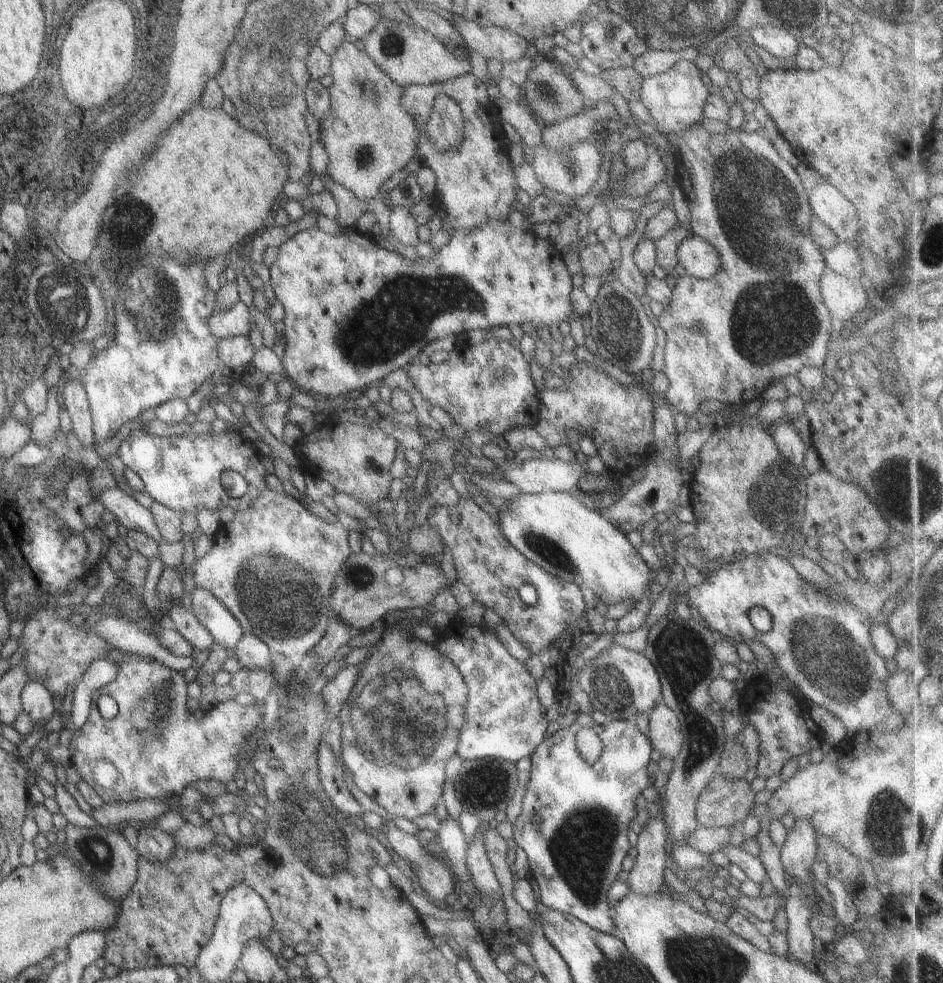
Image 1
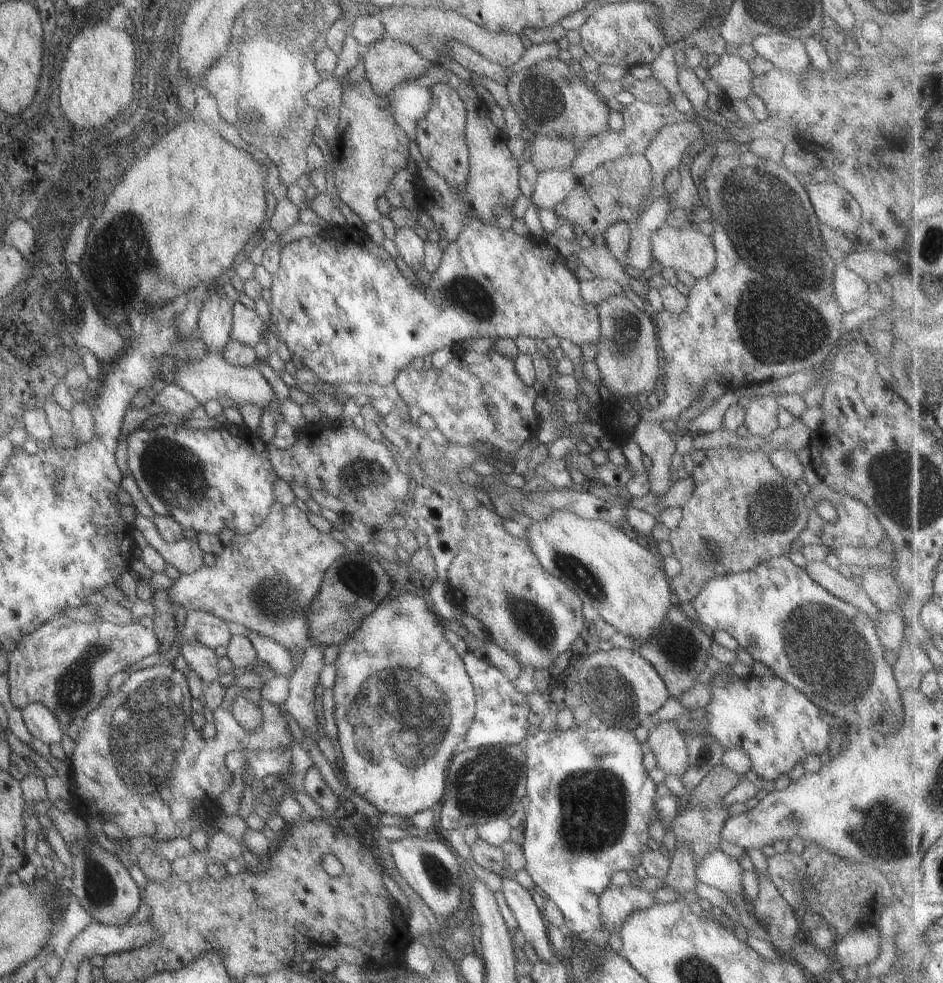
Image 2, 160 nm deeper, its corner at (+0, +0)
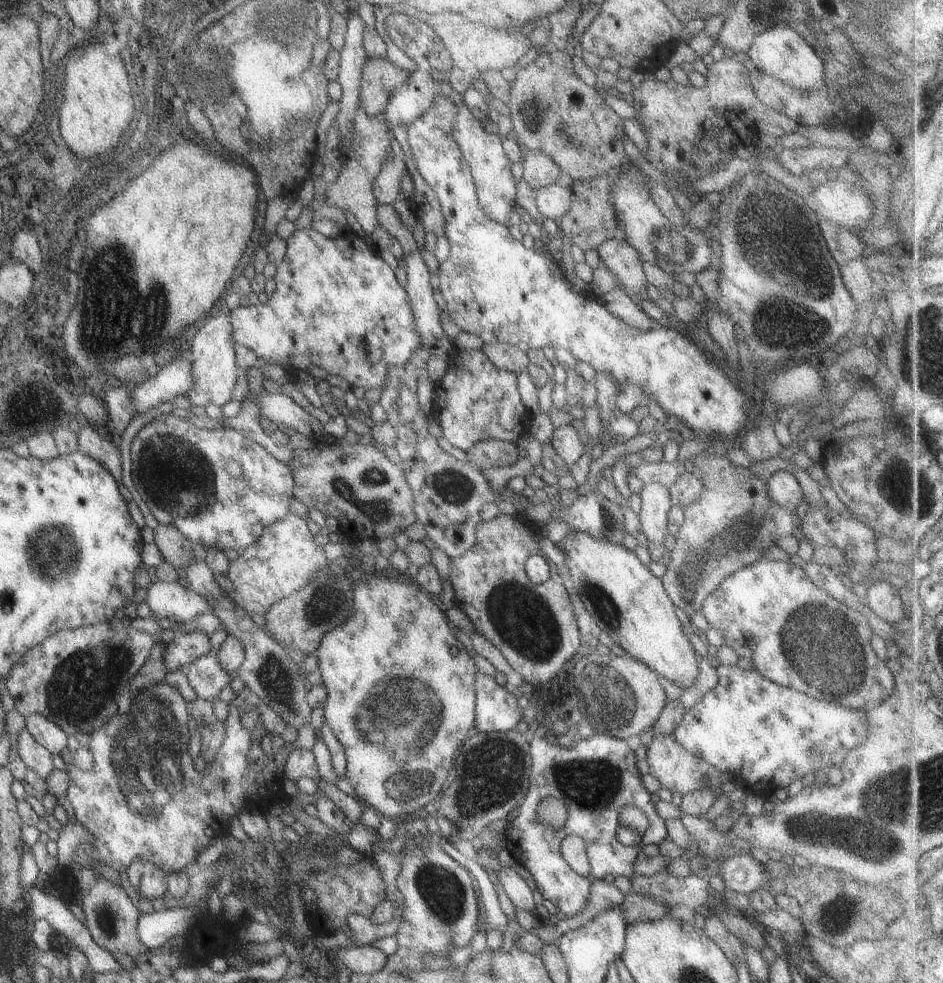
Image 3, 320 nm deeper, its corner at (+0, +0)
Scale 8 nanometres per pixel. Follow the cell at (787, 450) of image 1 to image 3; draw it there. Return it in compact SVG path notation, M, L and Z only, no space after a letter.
M783 469L775 471L766 480L766 494L775 505L790 511L803 500L798 481Z

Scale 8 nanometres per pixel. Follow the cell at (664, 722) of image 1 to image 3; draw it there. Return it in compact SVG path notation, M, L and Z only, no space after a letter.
M659 735L653 737L651 744L645 751L645 762L647 762L648 772L659 782L660 788L667 788L671 793L678 792L683 796L686 792L701 789L710 790L718 797L723 794L721 783L719 782L720 772L707 764L703 759L688 753L673 740L672 735Z

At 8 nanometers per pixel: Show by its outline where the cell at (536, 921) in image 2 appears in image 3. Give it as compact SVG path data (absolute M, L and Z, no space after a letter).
M513 865L502 866L497 871L497 875L507 898L509 898L515 910L527 910L530 914L535 915L531 890L523 881L523 877L513 869Z

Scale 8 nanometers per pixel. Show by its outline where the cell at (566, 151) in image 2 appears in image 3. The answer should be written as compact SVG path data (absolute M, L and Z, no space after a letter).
M537 151L522 152L520 163L522 179L534 192L553 183L560 175L559 167L548 156Z

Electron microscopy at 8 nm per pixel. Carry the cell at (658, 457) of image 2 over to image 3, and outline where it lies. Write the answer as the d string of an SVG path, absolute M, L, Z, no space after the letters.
M649 482L638 494L640 509L637 516L643 536L653 544L663 542L668 531L666 514L671 506L668 489L663 484Z

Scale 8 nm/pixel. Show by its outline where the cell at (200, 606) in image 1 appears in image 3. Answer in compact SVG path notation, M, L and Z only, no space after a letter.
M198 630L175 634L164 646L162 663L167 672L179 670L201 655L211 653L209 636Z

